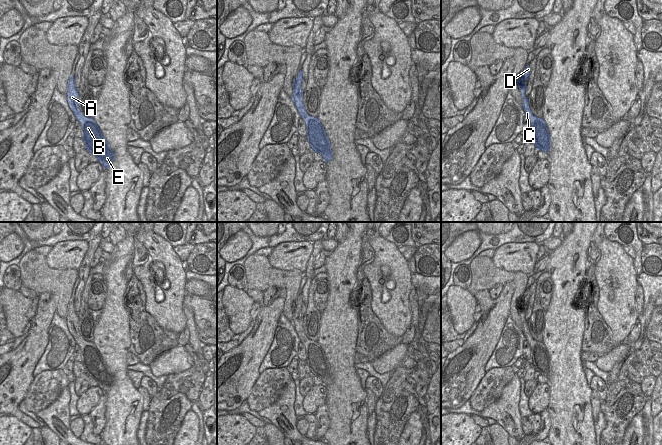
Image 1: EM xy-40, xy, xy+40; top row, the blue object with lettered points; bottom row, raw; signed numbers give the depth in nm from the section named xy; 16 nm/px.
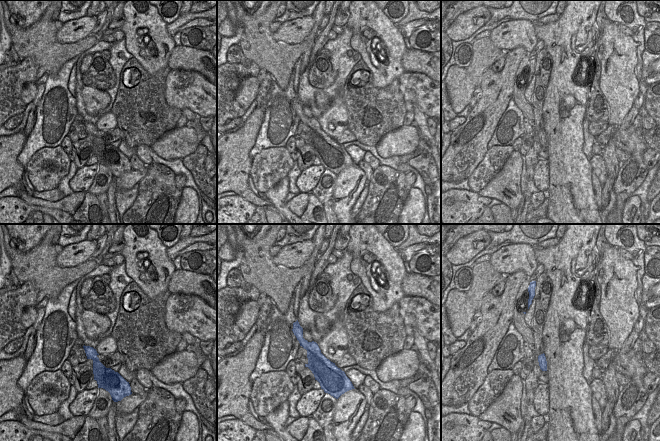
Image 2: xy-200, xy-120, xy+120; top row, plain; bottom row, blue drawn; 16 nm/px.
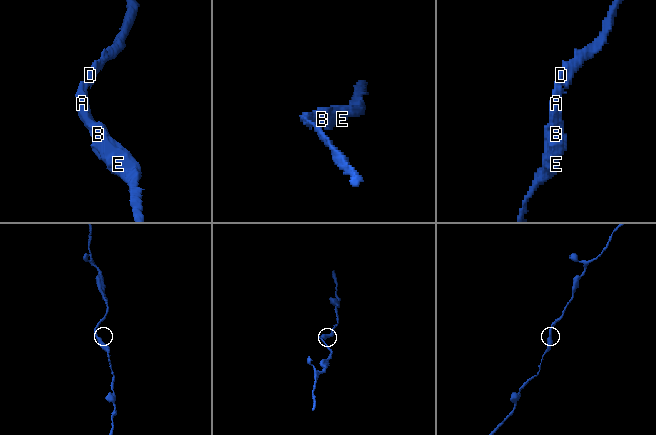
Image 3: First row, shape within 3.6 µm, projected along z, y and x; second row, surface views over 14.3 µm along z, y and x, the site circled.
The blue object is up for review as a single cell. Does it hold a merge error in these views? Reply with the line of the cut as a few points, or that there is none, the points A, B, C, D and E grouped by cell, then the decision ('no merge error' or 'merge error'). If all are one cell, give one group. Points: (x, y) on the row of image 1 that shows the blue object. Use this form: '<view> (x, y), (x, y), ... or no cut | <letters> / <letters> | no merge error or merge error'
no cut | A B C D E | no merge error

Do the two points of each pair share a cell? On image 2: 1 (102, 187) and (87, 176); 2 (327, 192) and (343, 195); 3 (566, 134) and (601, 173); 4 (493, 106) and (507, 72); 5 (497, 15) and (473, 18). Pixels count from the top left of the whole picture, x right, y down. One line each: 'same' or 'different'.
1: different
2: different
3: different
4: same
5: different

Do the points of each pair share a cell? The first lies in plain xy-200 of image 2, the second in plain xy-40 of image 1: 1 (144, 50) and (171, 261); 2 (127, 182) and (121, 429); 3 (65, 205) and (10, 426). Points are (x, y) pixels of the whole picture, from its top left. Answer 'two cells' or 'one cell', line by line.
1: one cell
2: one cell
3: two cells

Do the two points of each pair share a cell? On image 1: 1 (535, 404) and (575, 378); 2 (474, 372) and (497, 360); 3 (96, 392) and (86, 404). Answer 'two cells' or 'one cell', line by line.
1: two cells
2: two cells
3: one cell

